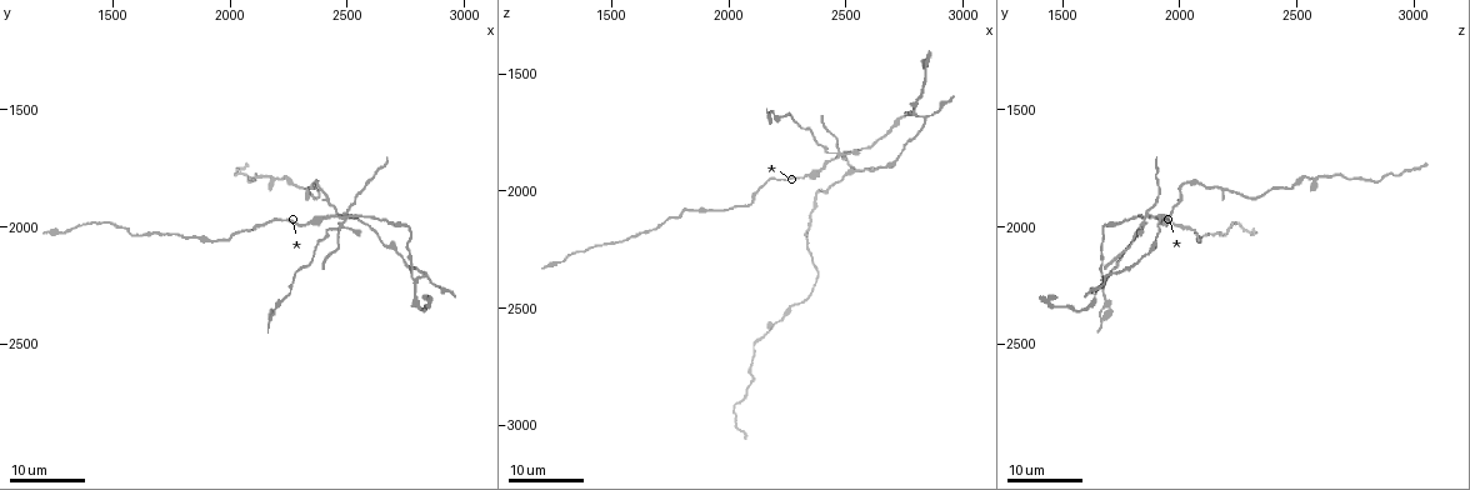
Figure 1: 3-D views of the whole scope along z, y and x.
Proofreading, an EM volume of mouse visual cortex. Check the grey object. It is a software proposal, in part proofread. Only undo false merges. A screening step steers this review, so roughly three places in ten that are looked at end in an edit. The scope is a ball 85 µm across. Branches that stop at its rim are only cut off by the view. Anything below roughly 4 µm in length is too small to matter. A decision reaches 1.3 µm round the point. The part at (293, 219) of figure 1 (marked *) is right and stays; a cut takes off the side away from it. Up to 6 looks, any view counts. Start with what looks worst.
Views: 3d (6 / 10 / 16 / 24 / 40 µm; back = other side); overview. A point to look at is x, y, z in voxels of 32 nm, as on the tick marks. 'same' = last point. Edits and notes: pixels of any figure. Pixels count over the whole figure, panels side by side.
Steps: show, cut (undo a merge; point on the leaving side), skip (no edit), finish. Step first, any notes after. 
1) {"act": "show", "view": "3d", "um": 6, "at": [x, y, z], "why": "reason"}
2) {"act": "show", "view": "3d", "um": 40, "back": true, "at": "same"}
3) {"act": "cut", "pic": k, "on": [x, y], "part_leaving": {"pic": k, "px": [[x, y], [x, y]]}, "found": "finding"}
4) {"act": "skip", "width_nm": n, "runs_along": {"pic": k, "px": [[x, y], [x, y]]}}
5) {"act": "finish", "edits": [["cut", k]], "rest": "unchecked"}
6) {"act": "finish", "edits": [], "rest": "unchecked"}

{"act": "show", "view": "3d", "um": 24, "at": [2490, 1970, 1850], "why": "looks like a crossing"}

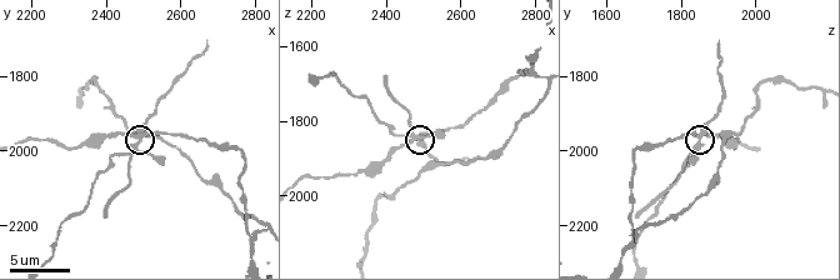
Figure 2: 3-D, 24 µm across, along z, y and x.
{"act": "show", "view": "3d", "um": 10, "at": [2490, 1970, 1850], "why": "zoom in"}

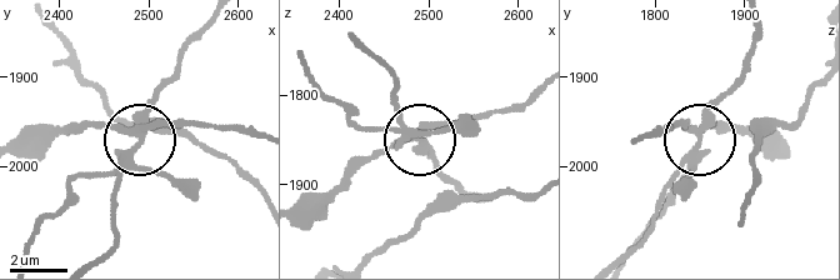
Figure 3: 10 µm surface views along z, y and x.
{"act": "cut", "pic": 3, "on": [121, 168], "part_leaving": {"pic": 3, "px": [[141, 133], [113, 166], [76, 180], [29, 253]]}, "found": "a second neuron is stuck on"}

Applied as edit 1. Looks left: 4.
{"act": "show", "view": "3d", "um": 10, "at": [2800, 2220, 1680], "why": "three arms meet"}

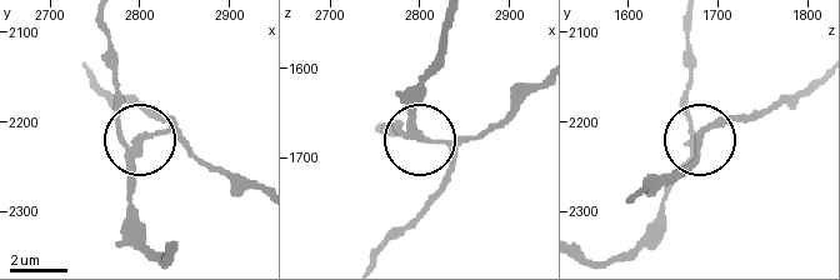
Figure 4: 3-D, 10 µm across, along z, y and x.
{"act": "cut", "pic": 4, "on": [174, 130], "width_nm": 230, "part_leaving": {"pic": 4, "px": [[419, 133], [445, 146], [451, 168], [438, 196], [380, 254]]}, "found": "two neurons meet here"}

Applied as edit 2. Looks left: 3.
{"act": "show", "view": "3d", "um": 10, "at": [2330, 1990, 1930], "why": "sudden change in width"}

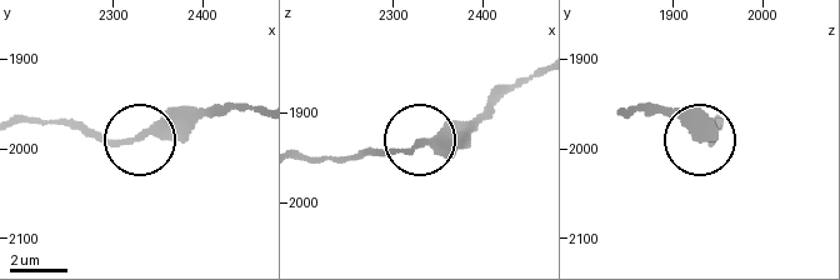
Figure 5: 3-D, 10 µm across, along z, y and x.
{"act": "show", "view": "3d", "um": 6, "at": [2330, 1985, 1930]}

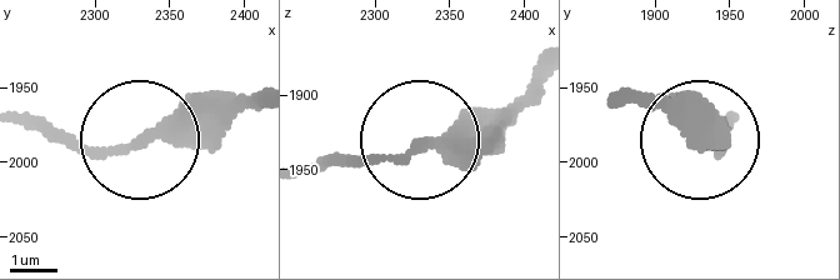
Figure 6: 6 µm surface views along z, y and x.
{"act": "skip", "found": "one neuron here"}

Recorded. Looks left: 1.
{"act": "finish", "edits": [["cut", 3], ["cut", 4]], "rest": "unchecked"}

